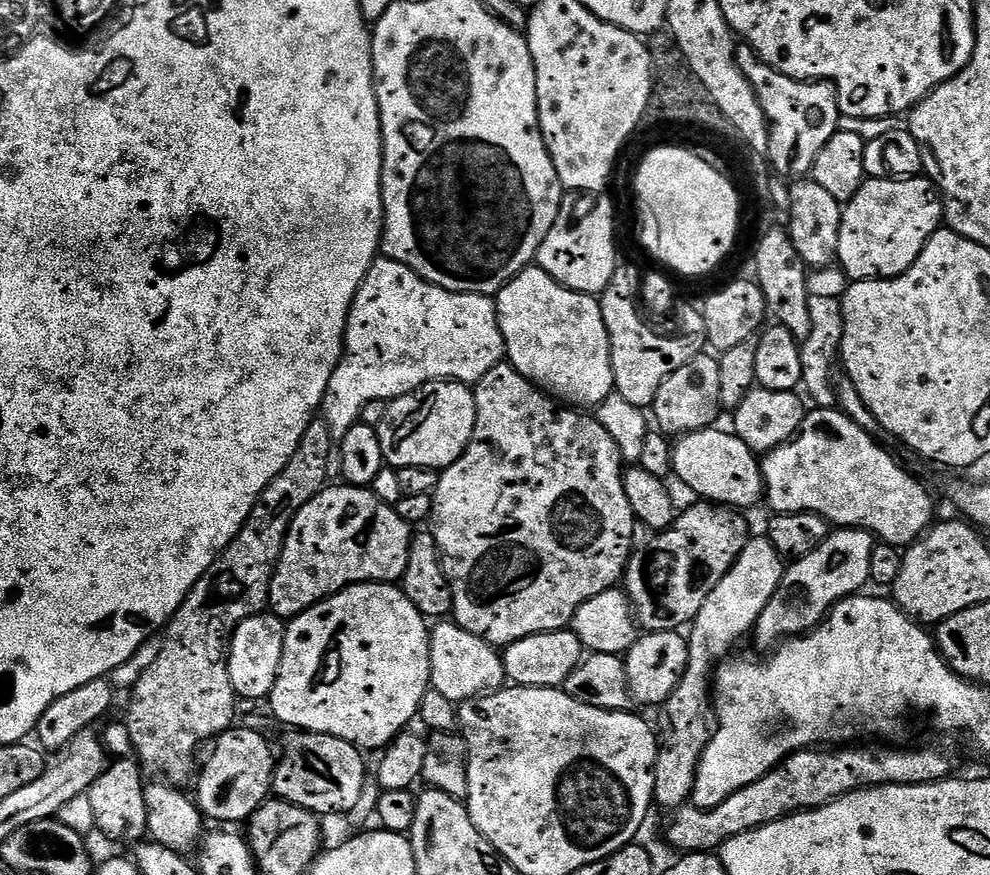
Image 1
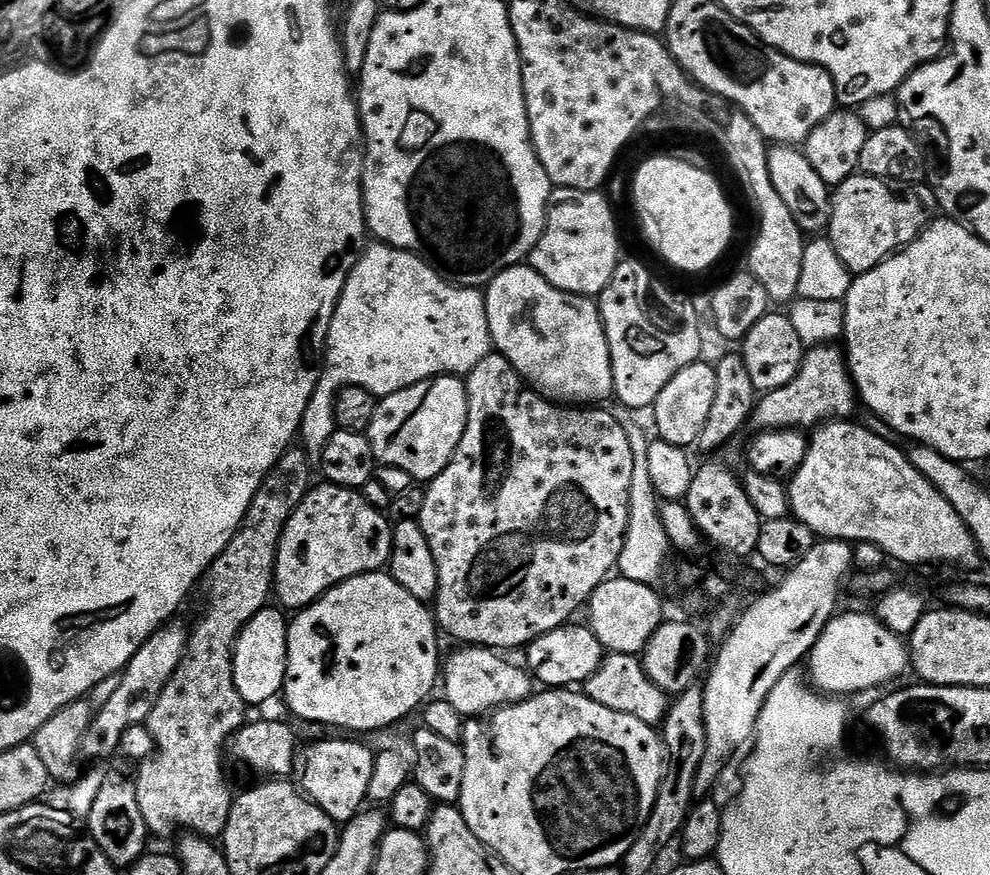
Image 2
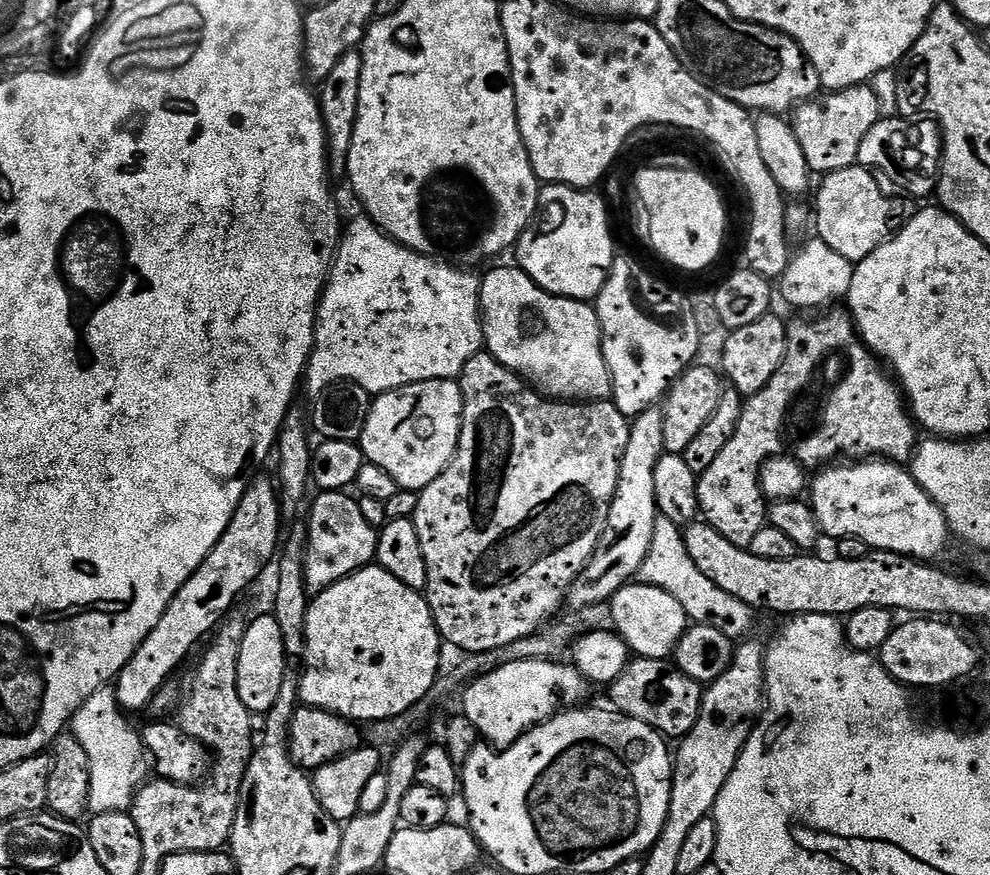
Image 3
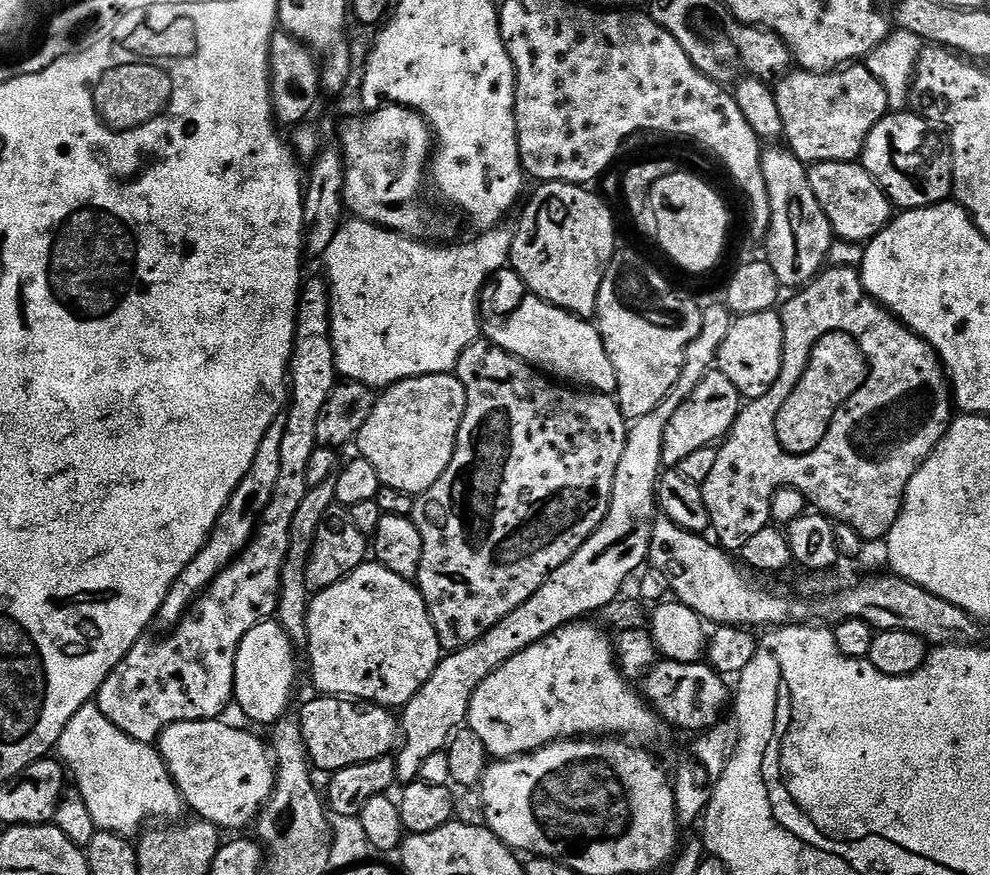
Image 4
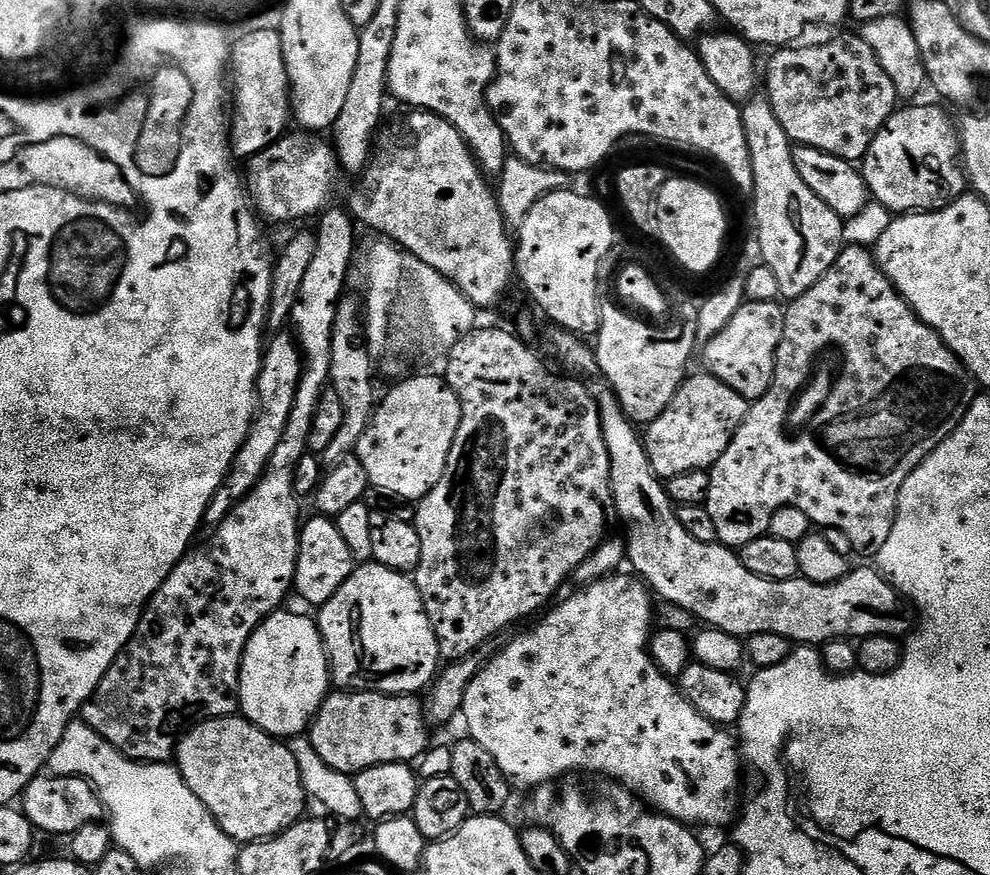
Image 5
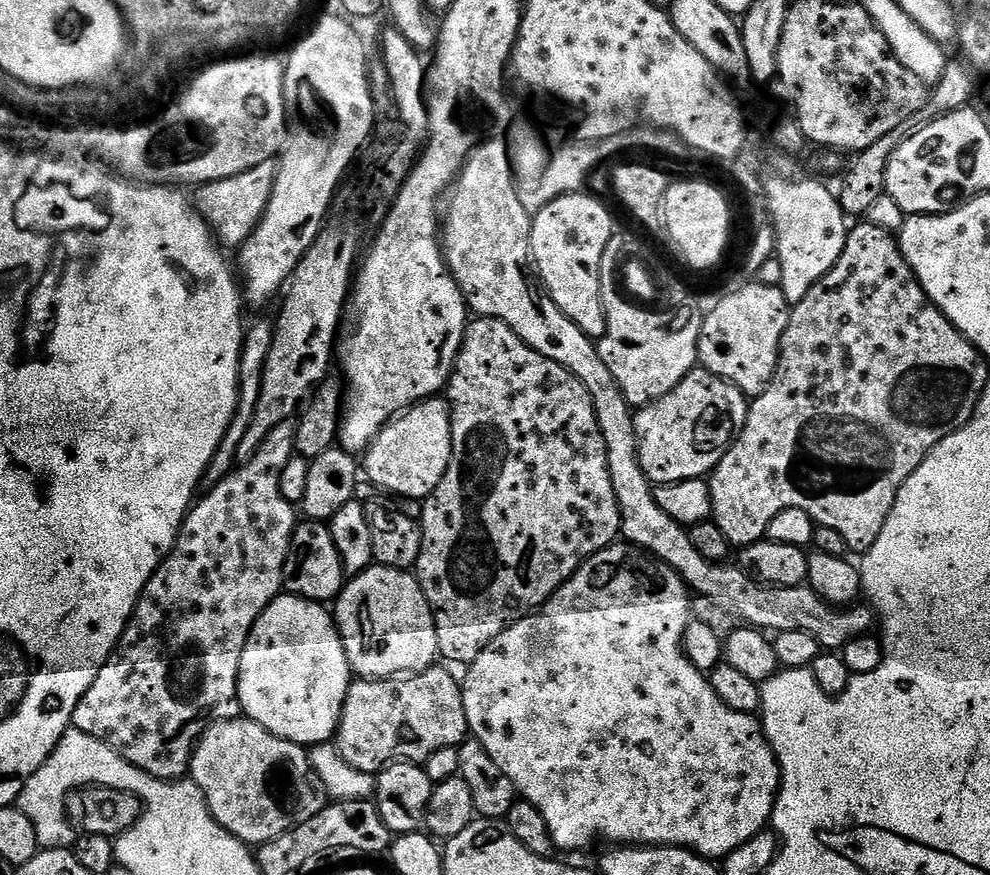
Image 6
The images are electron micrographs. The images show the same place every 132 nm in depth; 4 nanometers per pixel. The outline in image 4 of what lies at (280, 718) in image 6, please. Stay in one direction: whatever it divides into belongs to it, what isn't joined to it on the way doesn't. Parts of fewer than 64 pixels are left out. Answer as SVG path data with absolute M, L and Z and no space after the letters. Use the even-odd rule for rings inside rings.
M269 618L259 624L255 624L242 638L240 649L236 655L236 691L235 703L240 703L240 708L256 724L272 726L280 720L289 710L288 703L292 700L292 691L296 688L296 656L291 638L284 632L281 624L275 619Z

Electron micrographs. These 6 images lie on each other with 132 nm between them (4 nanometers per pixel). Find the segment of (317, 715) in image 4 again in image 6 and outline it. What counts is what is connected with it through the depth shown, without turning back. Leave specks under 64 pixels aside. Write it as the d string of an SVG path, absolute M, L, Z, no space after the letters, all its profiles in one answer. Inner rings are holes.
M433 666L407 678L387 680L353 679L346 694L344 710L340 715L340 729L334 743L342 758L354 766L354 770L379 774L390 764L407 762L423 765L424 761L443 748L455 748L469 739L468 719L464 705L464 689L461 681L447 672L447 667Z

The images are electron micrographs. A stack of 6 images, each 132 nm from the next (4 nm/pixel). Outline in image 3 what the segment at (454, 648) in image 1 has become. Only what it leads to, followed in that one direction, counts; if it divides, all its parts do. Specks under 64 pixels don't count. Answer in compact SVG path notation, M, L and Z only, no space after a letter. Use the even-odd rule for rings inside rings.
M556 660L512 662L493 673L477 676L463 689L462 715L470 718L491 747L503 750L532 728L546 722L565 706L576 706L590 691L583 674L571 663Z

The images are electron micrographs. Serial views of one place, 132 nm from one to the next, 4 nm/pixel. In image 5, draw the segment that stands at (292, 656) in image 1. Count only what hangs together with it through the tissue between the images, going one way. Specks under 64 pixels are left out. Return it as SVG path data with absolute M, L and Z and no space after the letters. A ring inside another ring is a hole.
M375 562L361 563L338 594L319 605L318 612L333 685L344 690L420 694L433 683L442 657L415 579Z

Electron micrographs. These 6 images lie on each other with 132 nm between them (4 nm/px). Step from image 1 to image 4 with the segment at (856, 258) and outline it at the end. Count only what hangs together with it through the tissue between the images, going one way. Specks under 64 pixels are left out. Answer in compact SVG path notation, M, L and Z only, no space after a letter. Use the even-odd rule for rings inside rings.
M822 162L808 168L808 181L814 190L814 198L822 206L826 218L830 222L833 233L839 239L849 240L855 244L864 244L876 237L893 219L894 205L887 194L880 189L880 183L856 162Z

